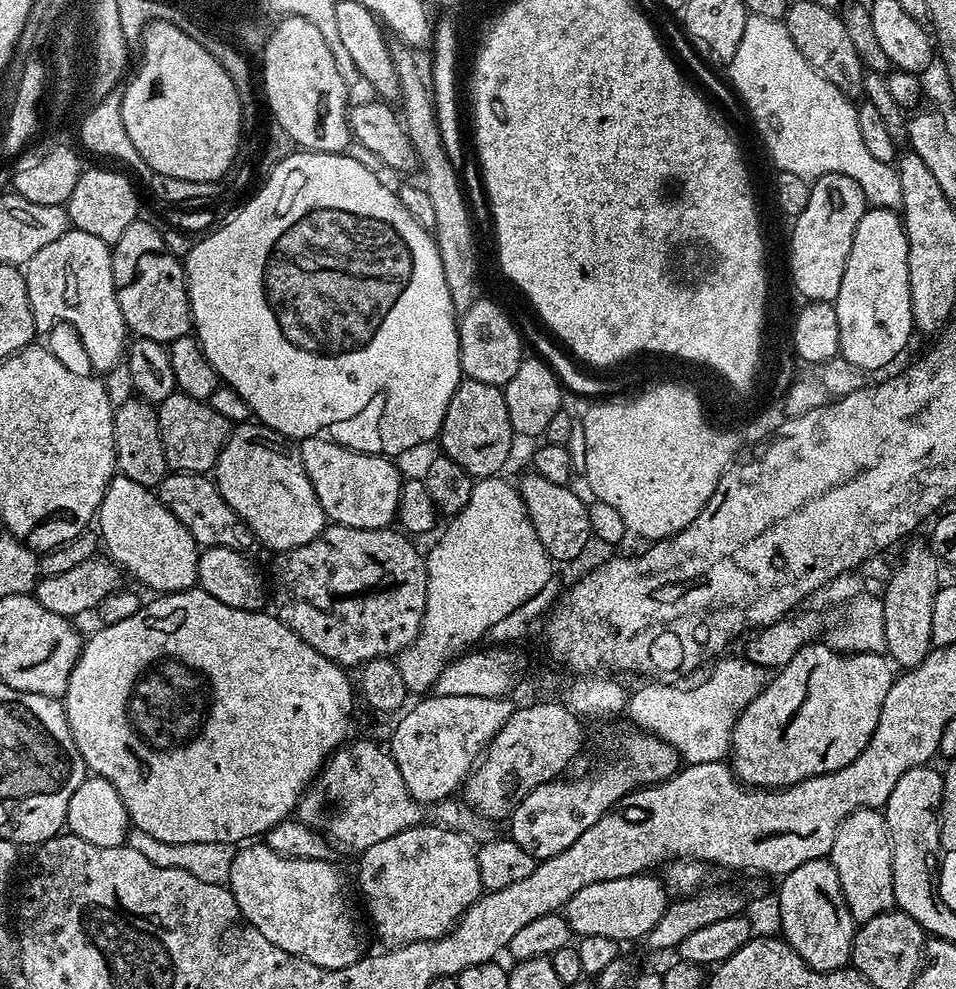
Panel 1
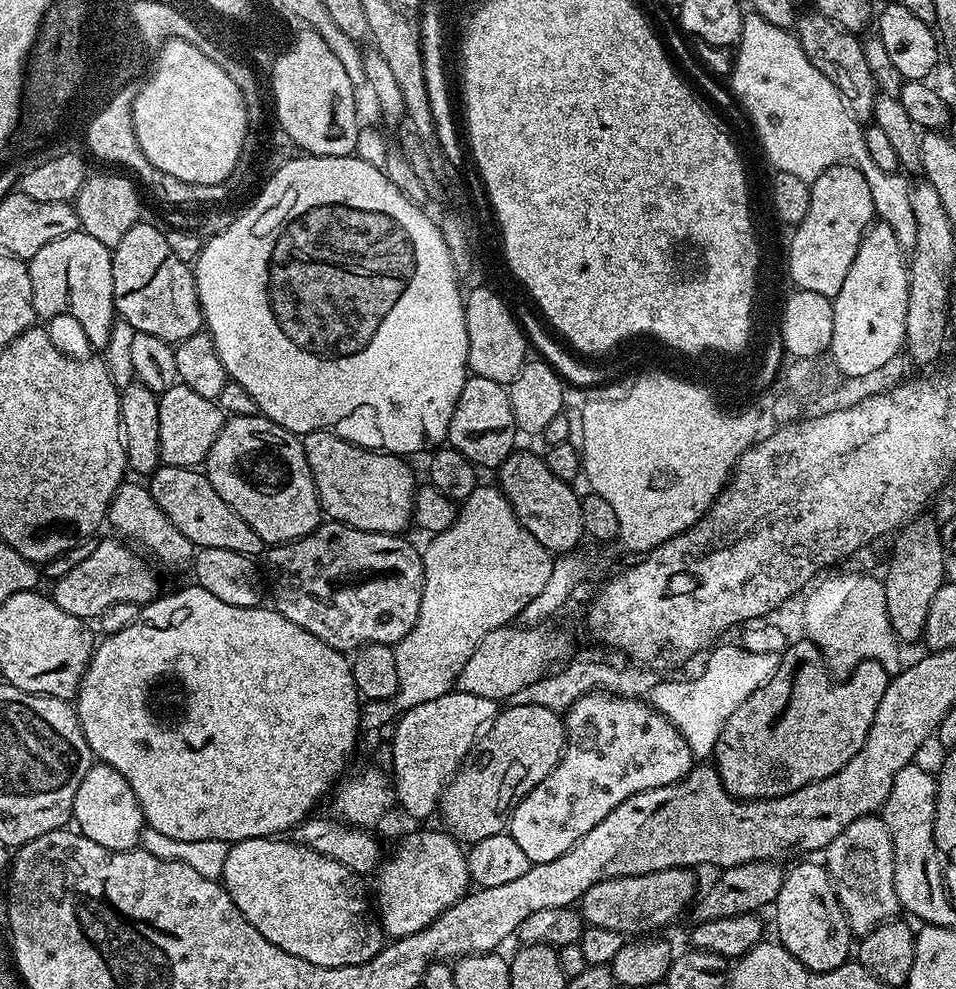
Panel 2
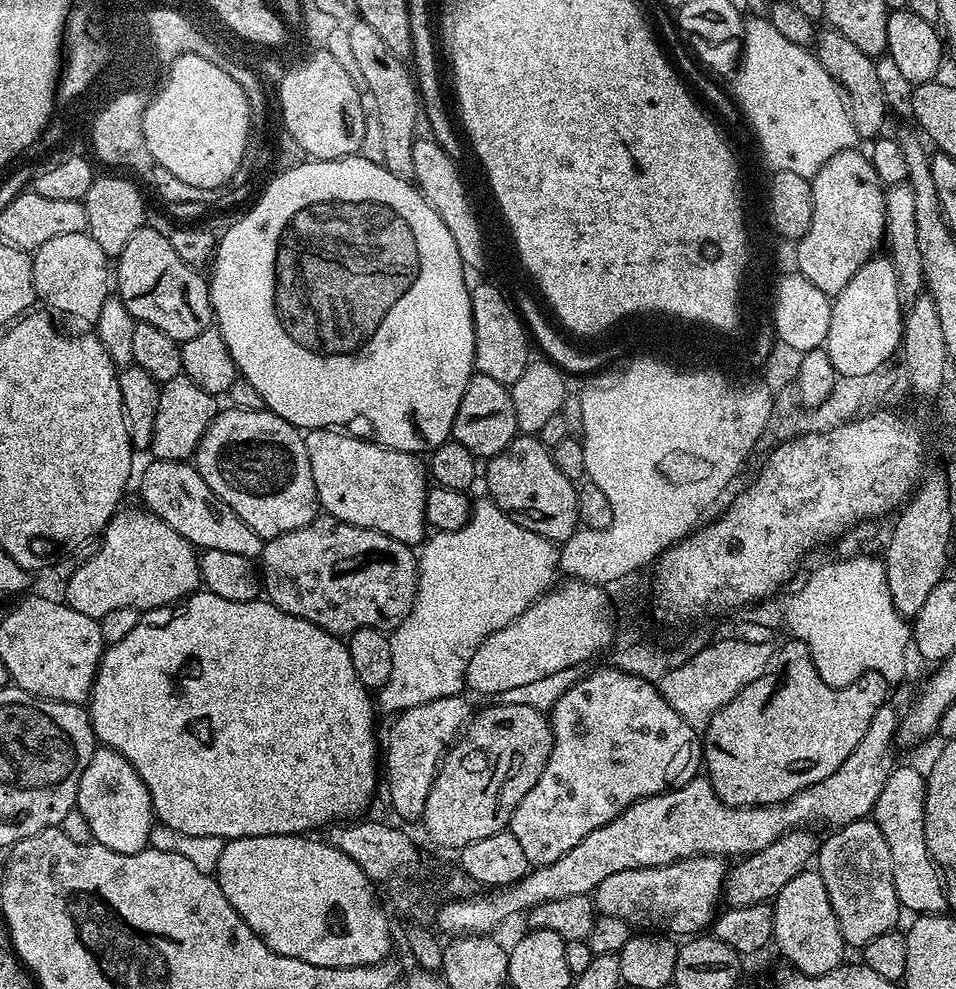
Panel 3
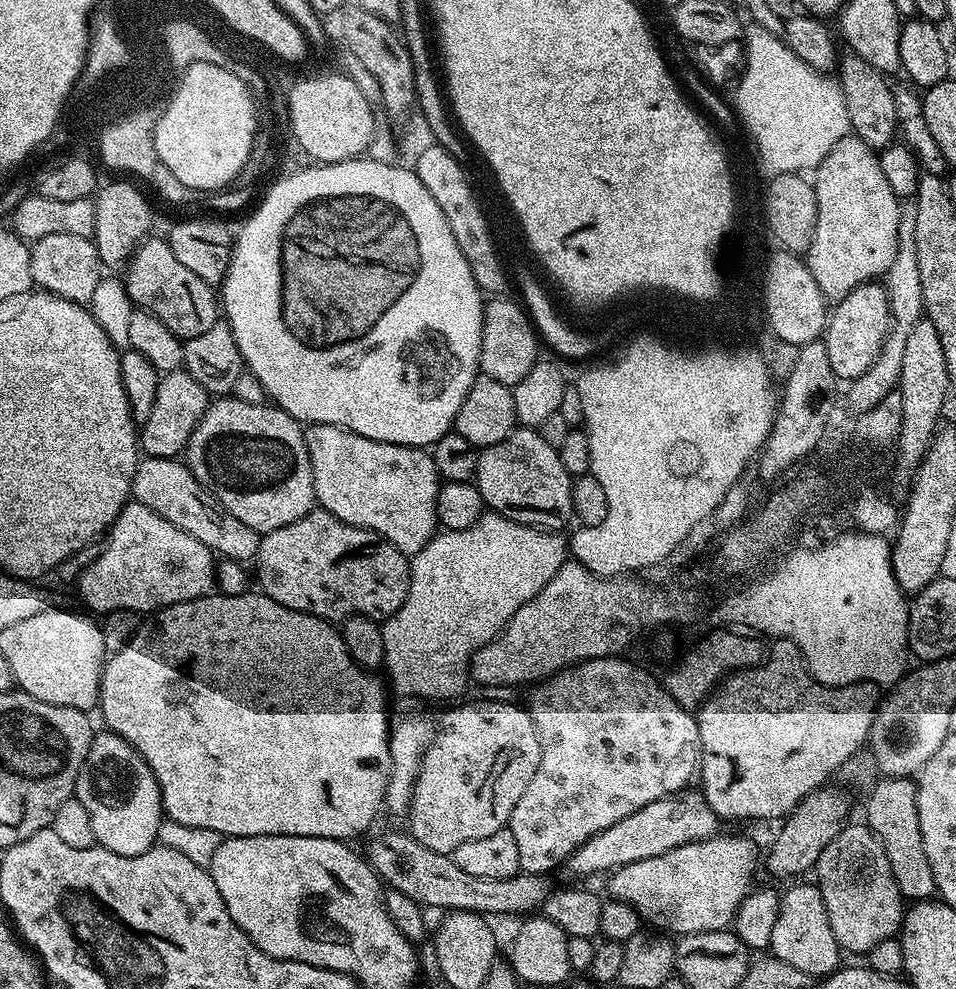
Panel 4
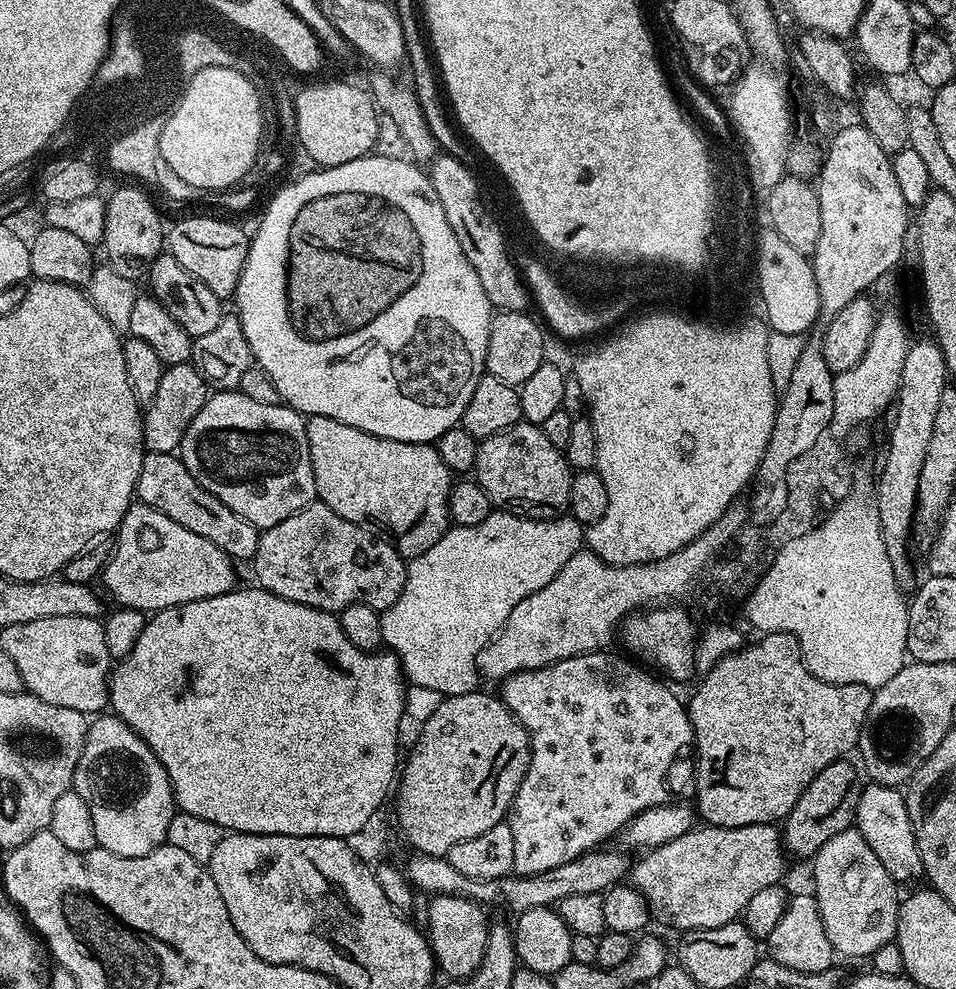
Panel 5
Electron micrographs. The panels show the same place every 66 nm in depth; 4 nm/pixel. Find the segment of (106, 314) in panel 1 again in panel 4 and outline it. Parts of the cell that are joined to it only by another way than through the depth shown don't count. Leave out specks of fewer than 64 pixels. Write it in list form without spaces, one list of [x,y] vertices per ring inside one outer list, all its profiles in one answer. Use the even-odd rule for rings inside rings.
[[[46,234],[31,245],[30,274],[37,289],[53,292],[75,304],[87,305],[102,278],[100,255],[89,237],[78,234]]]

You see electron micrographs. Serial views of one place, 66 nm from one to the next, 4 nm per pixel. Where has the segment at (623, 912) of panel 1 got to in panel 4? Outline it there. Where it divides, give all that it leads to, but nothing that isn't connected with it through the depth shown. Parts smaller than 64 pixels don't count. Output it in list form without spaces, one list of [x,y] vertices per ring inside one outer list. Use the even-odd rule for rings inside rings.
[[[717,834],[666,850],[666,854],[658,854],[658,858],[642,858],[642,862],[630,862],[615,869],[607,877],[607,895],[634,906],[645,925],[676,932],[677,937],[722,932],[731,925],[738,906],[753,891],[752,879],[761,864],[762,856],[756,853],[754,841],[744,836]]]

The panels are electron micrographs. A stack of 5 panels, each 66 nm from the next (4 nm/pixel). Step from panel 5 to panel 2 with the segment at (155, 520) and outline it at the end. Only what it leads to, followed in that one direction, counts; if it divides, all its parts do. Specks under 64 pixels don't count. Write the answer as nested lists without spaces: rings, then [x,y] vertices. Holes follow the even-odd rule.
[[[117,537],[106,538],[93,545],[90,557],[78,563],[70,573],[53,583],[52,600],[60,609],[83,620],[97,619],[103,610],[118,602],[141,606],[159,595],[158,580],[143,560],[134,556],[133,549]]]

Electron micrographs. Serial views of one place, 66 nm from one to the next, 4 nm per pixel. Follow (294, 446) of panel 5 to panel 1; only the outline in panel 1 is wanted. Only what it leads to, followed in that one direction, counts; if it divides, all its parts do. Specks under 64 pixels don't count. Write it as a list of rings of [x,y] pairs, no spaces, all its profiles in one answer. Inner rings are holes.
[[[238,424],[229,431],[228,440],[216,459],[214,479],[222,498],[226,498],[228,505],[248,525],[253,537],[259,543],[261,540],[266,547],[273,548],[273,553],[279,554],[291,548],[306,546],[306,542],[318,538],[318,534],[326,527],[326,517],[318,502],[318,494],[314,494],[314,486],[310,486],[310,478],[302,466],[299,451],[287,436],[280,436],[265,424]]]

